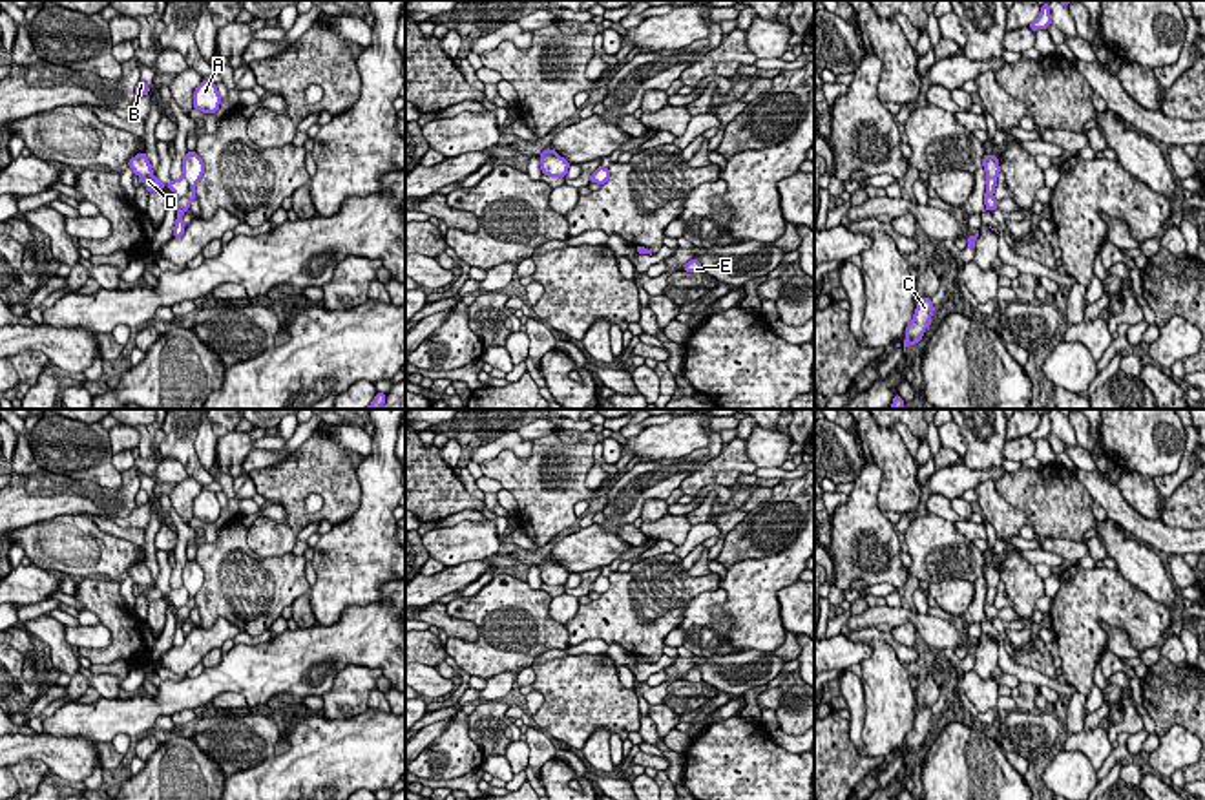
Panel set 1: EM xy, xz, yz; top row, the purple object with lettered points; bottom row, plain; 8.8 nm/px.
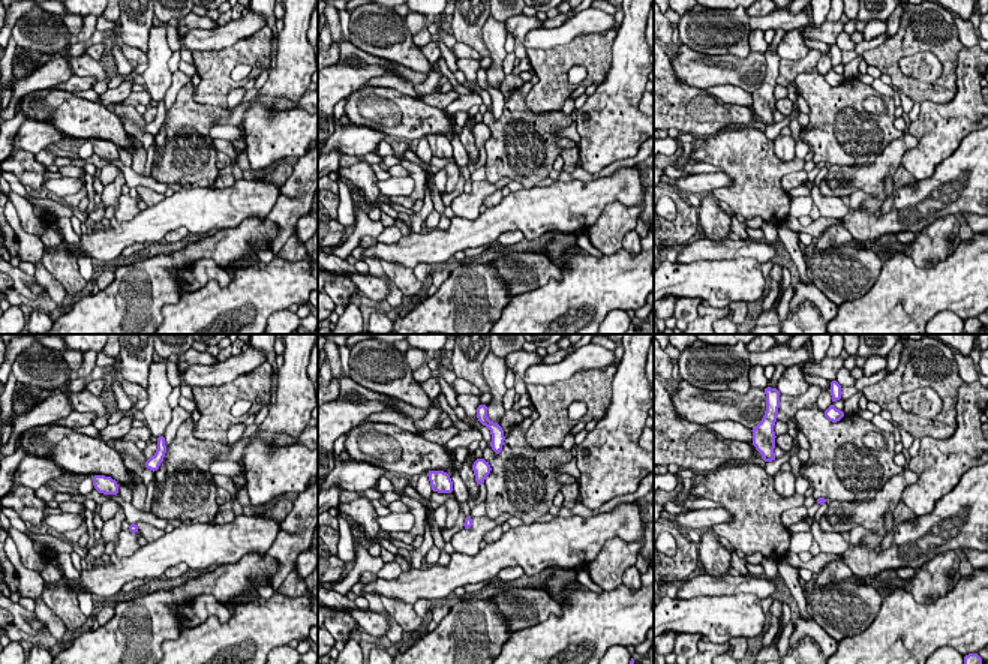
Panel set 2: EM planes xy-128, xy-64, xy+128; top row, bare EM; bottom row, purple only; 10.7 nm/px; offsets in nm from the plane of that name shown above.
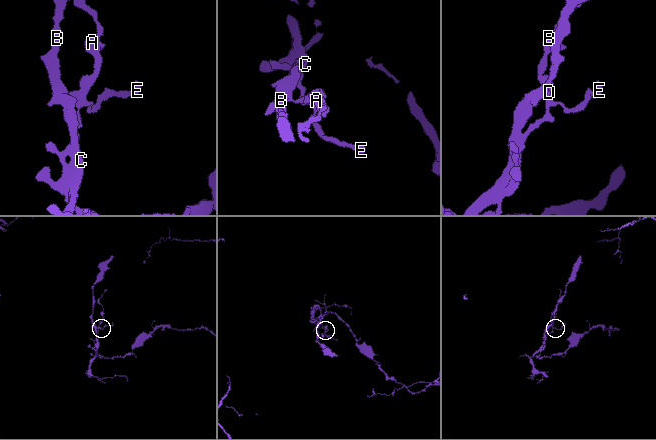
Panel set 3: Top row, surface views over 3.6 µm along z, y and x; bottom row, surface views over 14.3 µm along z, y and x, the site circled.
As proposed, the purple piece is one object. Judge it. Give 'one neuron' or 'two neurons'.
two neurons

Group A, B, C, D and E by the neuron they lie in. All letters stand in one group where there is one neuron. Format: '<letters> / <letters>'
A E / B C D

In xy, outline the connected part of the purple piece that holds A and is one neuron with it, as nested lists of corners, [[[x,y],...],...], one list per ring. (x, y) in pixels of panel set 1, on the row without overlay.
[[[203,489],[194,500],[194,517],[203,522],[215,522],[221,513],[221,504],[214,491]]]

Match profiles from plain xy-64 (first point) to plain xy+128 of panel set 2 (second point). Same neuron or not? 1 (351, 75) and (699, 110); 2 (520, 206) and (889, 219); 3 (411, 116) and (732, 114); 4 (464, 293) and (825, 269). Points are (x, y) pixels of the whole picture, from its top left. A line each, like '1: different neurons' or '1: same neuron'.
1: different neurons
2: same neuron
3: same neuron
4: different neurons

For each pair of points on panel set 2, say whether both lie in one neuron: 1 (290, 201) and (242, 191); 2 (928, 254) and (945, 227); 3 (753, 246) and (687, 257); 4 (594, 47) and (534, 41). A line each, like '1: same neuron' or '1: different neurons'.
1: different neurons
2: same neuron
3: same neuron
4: different neurons

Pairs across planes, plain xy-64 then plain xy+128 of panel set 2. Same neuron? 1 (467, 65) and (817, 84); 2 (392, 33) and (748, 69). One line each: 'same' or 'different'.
1: same
2: different

